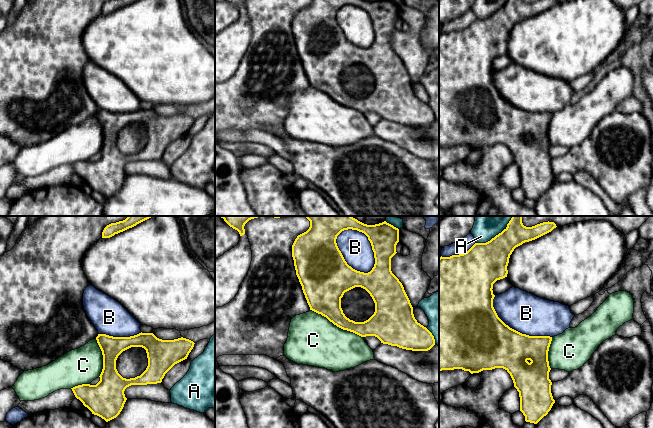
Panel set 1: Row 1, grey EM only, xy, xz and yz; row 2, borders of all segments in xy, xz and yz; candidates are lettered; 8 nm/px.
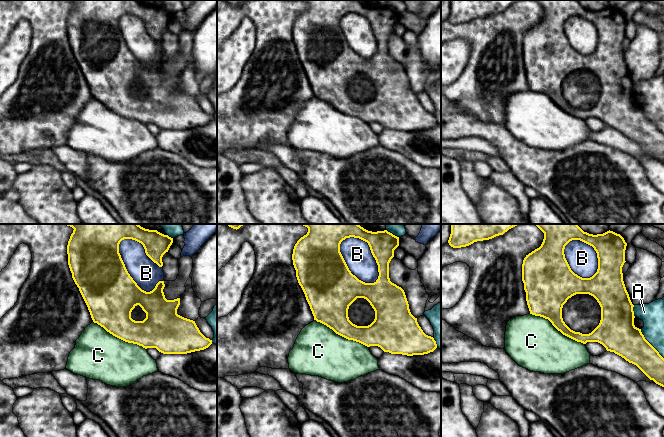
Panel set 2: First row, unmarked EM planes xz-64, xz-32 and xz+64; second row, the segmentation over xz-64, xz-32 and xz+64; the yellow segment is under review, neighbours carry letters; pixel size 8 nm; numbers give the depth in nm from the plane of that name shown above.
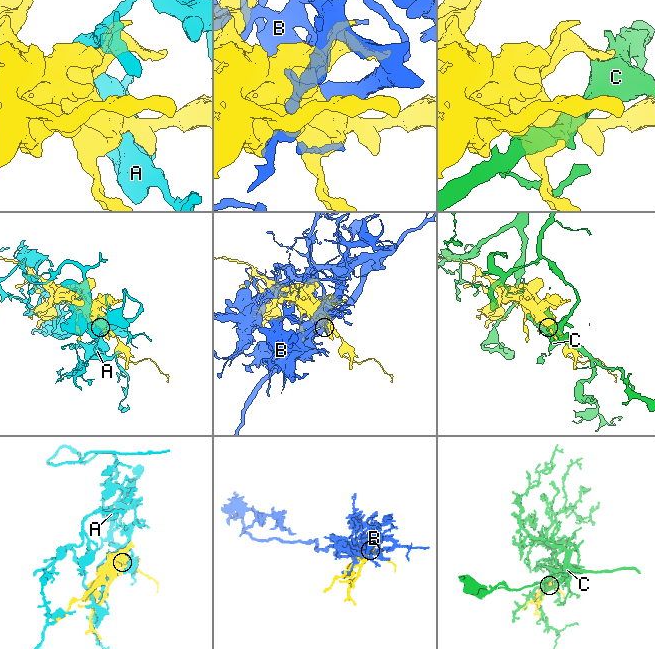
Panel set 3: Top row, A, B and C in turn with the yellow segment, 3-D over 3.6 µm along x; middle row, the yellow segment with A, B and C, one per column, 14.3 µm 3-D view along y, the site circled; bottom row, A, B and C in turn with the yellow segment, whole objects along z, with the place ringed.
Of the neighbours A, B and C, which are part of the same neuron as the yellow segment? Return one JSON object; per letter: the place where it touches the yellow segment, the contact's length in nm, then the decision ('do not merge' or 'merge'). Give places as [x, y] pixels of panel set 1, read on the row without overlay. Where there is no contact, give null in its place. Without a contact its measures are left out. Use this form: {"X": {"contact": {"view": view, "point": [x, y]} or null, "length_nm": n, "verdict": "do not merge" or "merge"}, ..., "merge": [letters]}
{"A": {"contact": {"view": "yz", "point": [492, 14]}, "length_nm": 300, "verdict": "do not merge"}, "B": {"contact": {"view": "xz", "point": [343, 34]}, "length_nm": 400, "verdict": "do not merge"}, "C": {"contact": {"view": "xz", "point": [336, 101]}, "length_nm": 480, "verdict": "do not merge"}, "merge": []}

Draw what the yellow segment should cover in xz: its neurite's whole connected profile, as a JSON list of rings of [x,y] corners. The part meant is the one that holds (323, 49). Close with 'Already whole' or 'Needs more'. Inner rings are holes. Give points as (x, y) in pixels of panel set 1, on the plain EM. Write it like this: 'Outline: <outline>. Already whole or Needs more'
Outline: [[[310,0],[309,5],[298,11],[292,21],[296,51],[310,86],[326,93],[337,103],[361,113],[375,112],[383,120],[412,127],[428,127],[435,121],[434,112],[415,95],[413,83],[404,63],[391,47],[391,34],[397,29],[398,18],[399,5],[391,0]],[[348,5],[364,9],[371,19],[375,40],[368,49],[357,47],[349,42],[337,22],[337,12]]]. Needs more

